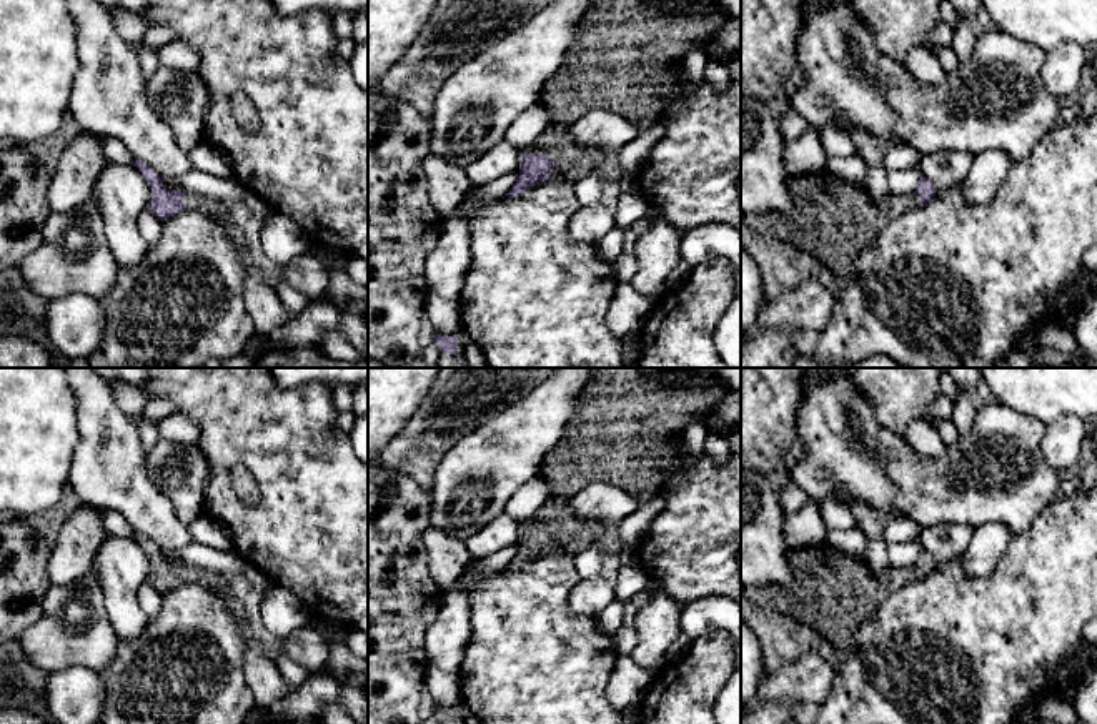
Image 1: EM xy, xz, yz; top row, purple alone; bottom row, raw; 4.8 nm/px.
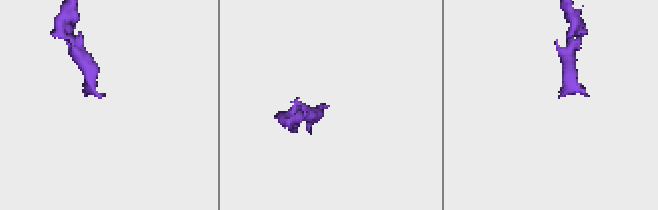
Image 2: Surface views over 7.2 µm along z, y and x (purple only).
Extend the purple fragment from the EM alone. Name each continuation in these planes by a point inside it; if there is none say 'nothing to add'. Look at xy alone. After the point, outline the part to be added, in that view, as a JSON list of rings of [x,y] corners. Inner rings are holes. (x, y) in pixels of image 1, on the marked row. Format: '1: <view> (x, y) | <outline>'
1: xy (210, 207) | [[[186,193],[181,198],[181,203],[186,205],[186,210],[203,213],[216,221],[231,216],[231,208],[228,208],[225,203],[196,193]]]

